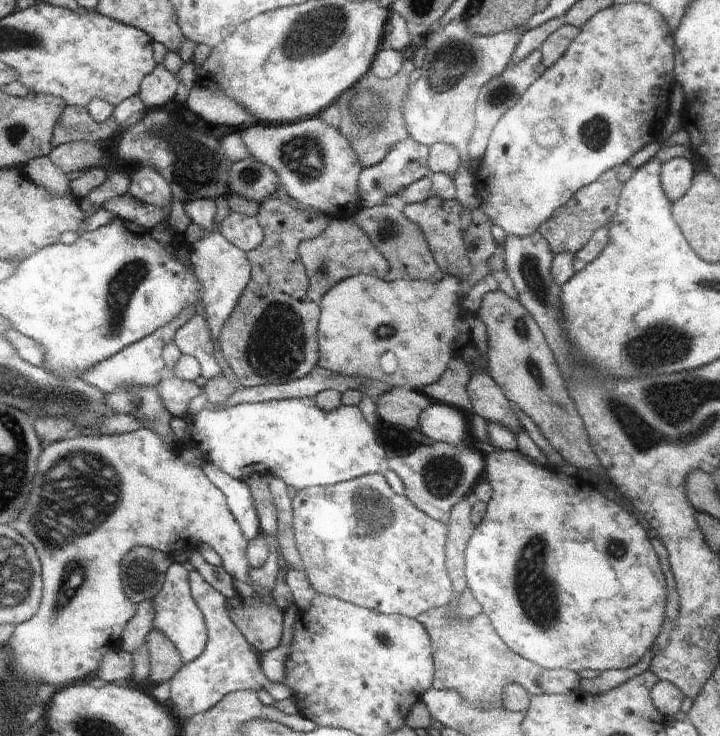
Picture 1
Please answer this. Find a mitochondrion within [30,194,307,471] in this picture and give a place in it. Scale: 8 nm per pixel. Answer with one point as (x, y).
(123, 284)

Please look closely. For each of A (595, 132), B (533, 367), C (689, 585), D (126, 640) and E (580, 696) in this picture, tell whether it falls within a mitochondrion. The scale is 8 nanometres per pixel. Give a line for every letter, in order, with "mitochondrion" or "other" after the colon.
A: mitochondrion
B: mitochondrion
C: other
D: other
E: other

